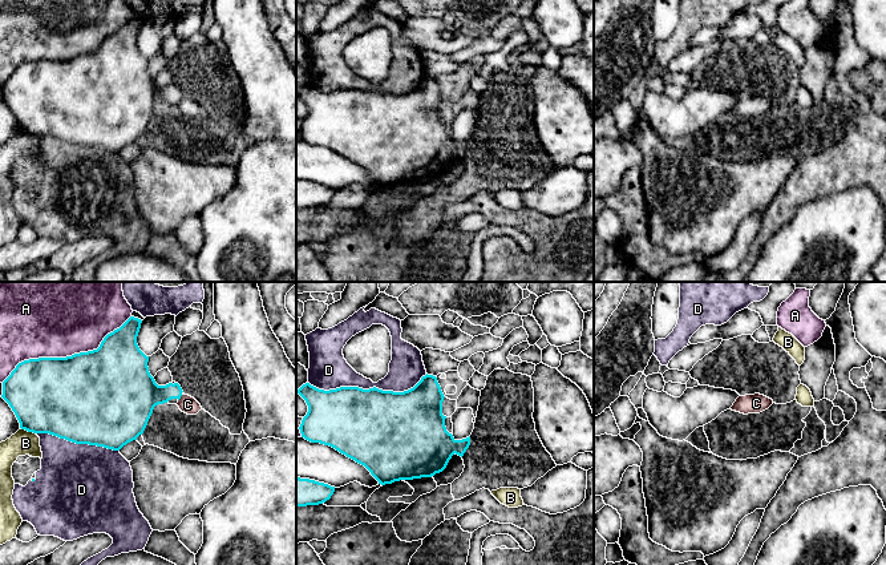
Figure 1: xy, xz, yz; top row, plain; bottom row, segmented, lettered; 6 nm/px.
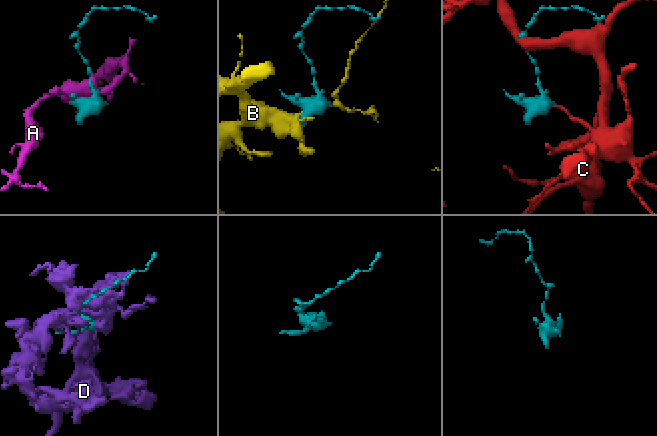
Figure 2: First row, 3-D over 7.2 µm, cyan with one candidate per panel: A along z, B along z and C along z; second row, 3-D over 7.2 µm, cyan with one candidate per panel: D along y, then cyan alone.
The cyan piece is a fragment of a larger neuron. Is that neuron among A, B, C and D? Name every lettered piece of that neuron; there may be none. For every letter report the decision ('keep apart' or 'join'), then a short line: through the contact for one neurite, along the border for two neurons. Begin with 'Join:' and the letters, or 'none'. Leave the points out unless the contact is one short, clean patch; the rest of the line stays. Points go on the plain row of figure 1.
Join: none
A: keep apart
B: keep apart
C: keep apart
D: keep apart

